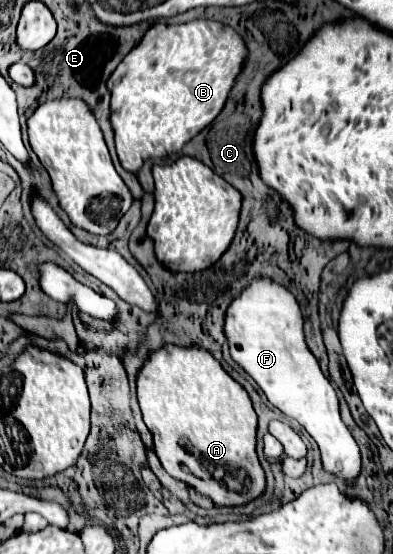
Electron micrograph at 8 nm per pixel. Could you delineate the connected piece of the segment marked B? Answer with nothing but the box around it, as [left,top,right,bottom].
[109,19,247,173]

